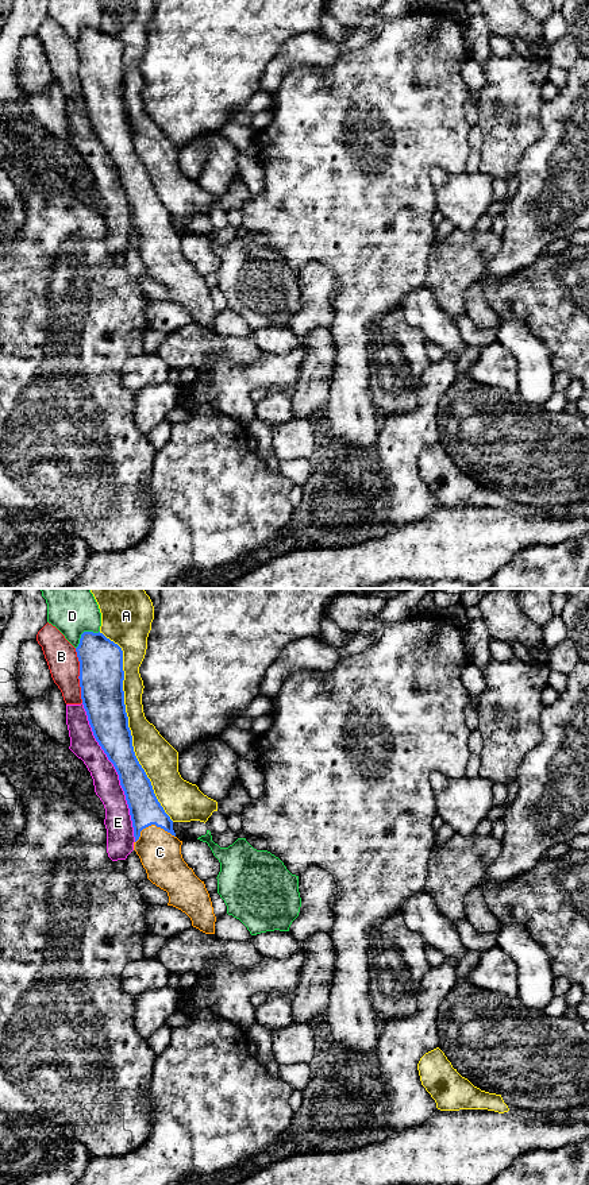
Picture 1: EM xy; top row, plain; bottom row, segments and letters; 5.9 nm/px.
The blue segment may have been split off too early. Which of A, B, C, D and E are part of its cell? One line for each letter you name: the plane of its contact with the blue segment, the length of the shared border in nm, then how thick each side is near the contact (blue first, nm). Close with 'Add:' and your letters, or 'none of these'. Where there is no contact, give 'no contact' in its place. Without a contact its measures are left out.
C: meets blue in xy; contact 240 nm long; 190 nm thick on the blue side, 260 nm on the other
Add: C

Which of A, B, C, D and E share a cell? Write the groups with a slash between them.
A / B / C / D / E

